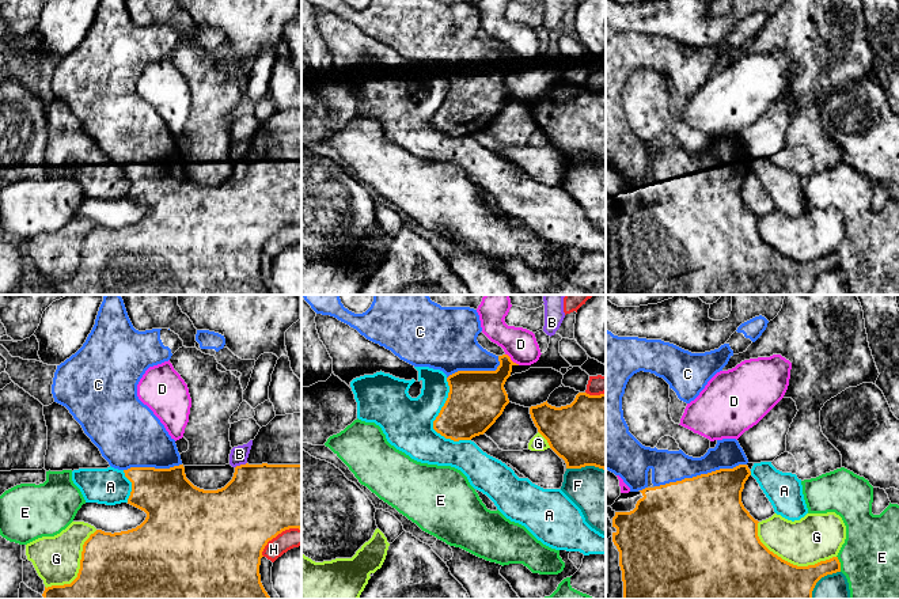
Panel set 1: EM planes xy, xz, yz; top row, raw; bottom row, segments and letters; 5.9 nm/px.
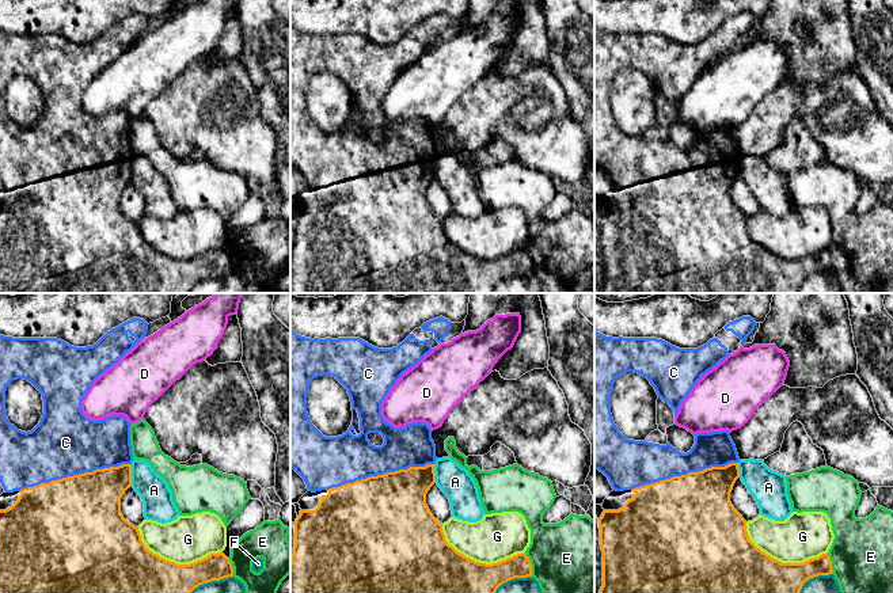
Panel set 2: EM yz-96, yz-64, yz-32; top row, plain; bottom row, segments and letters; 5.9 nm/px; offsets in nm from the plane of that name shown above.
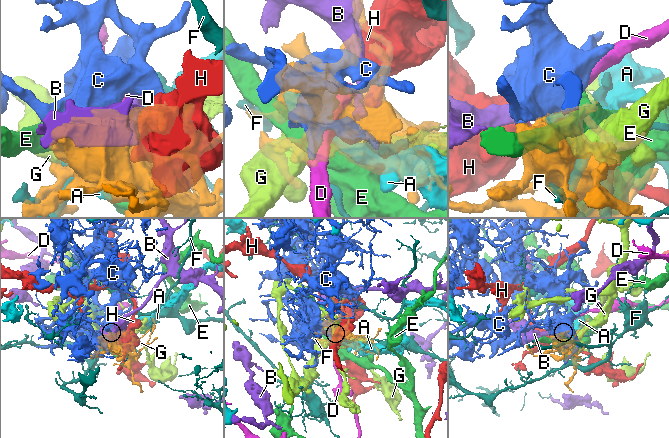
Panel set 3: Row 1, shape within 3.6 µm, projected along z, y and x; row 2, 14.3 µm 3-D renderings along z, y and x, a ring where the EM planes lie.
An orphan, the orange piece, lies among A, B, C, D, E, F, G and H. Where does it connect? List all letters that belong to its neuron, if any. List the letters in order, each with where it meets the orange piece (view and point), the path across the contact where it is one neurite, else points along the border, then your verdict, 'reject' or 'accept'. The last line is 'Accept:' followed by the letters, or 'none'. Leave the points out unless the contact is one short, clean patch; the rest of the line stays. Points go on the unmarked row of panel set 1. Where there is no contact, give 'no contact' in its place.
A: meets orange in xz at (433, 117); reject
B: meets orange in xy at (241, 160); border along xy (246, 158), (235, 163); reject
C: meets orange in yz at (701, 170); accept
D: meets orange in xz at (511, 56); border along xz (505, 49), (519, 60); reject
E: meets orange in yz at (839, 260); reject
F: meets orange in yz at (820, 273); reject
G: meets orange in yz at (789, 258); reject
H: meets orange in xy at (277, 230); reject
Accept: C

